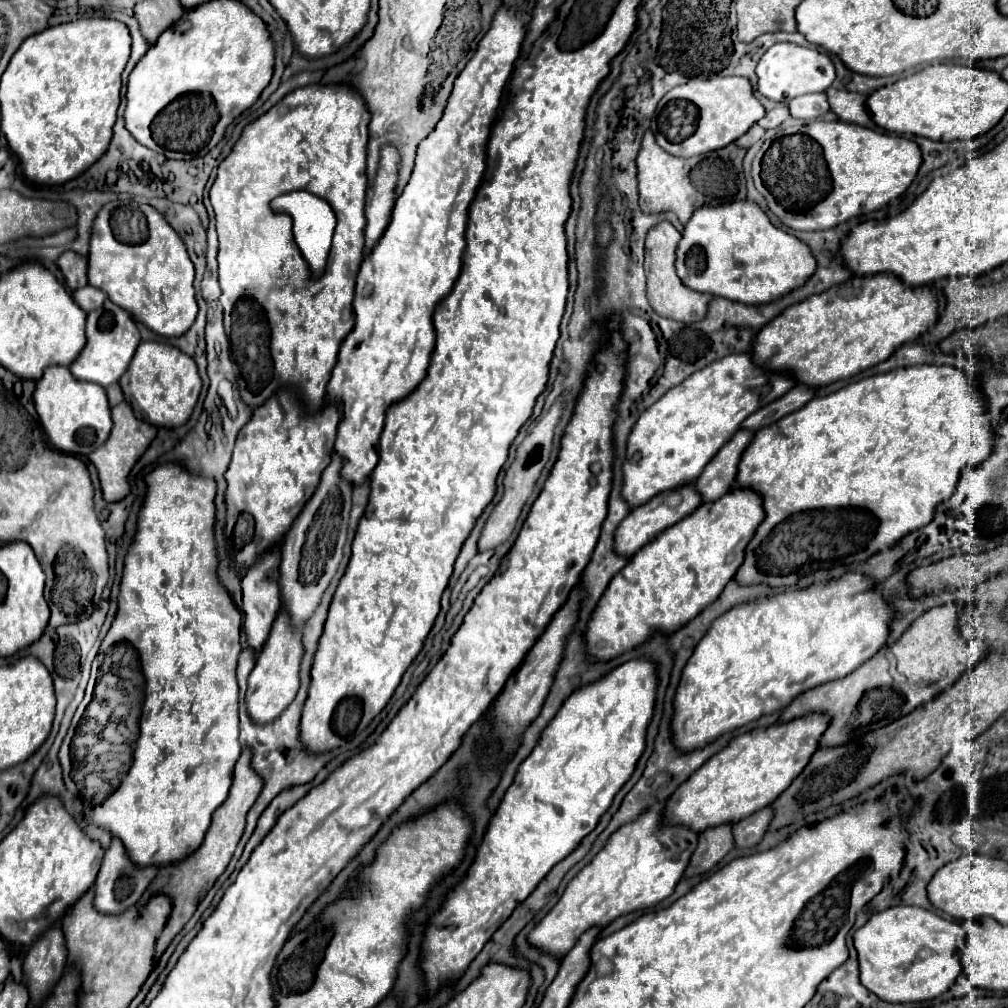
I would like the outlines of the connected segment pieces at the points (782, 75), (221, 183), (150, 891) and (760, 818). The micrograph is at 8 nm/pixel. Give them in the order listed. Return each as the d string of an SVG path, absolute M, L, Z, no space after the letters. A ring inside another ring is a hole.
M777 43L761 57L757 65L757 77L757 91L761 95L765 95L771 101L789 103L789 99L795 99L805 93L825 93L835 81L835 67L831 59L819 53L817 49L799 47L793 43Z
M345 85L301 87L283 97L255 123L247 125L231 155L217 169L217 179L209 195L215 209L219 233L219 301L225 309L225 331L237 373L237 389L241 393L241 401L251 409L263 405L281 387L293 387L307 411L315 413L321 409L327 381L337 363L339 347L355 323L353 293L355 277L363 261L365 229L363 207L367 193L367 123L369 111L365 107L365 101L353 89ZM299 189L325 199L337 215L327 271L321 279L315 281L309 279L307 263L299 255L299 249L293 241L291 219L285 215L275 217L269 211L269 201L273 197ZM263 315L269 325L269 343L265 337Z
M243 751L243 755L239 757L235 769L233 769L233 783L231 783L231 789L229 789L229 795L227 799L223 801L223 805L213 813L213 821L211 821L211 827L205 835L205 841L203 845L193 853L189 855L185 861L181 863L175 863L175 865L169 865L169 867L163 867L153 883L145 889L145 895L139 899L139 907L143 907L147 903L149 897L153 895L169 895L171 903L173 903L173 911L165 923L165 929L161 931L159 939L157 939L157 949L155 949L155 963L159 961L159 957L165 953L165 949L169 947L169 943L173 941L173 937L185 927L185 923L193 917L199 901L207 895L207 891L215 885L215 881L219 879L219 875L227 869L231 857L233 857L233 851L243 835L243 829L245 829L245 817L247 817L247 811L253 807L255 799L259 797L261 793L261 787L263 787L263 781L261 777L251 769L249 765L249 759L251 759L251 753L249 751Z
M765 807L759 809L757 813L741 819L735 827L733 827L733 835L735 835L735 845L737 847L753 847L757 845L763 835L769 829L769 823L773 821L773 807Z

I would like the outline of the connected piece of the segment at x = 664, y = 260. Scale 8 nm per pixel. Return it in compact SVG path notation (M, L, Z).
M663 221L655 229L649 231L647 243L645 243L645 271L647 271L647 297L651 307L667 319L681 321L681 323L697 323L705 317L705 311L709 307L709 299L713 299L707 293L697 293L681 283L675 271L675 251L677 243L681 241L681 233L669 223Z

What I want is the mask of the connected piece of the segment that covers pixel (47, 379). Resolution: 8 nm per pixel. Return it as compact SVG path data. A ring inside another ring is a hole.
M49 367L37 381L33 401L47 437L55 449L71 455L89 455L101 447L105 439L109 439L113 419L107 393L95 383L81 383L73 379L67 367Z

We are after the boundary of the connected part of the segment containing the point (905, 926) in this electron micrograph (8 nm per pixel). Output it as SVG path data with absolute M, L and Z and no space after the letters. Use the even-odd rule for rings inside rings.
M891 907L875 913L853 935L853 941L859 953L861 985L887 1003L915 1003L935 999L949 991L961 975L961 947L965 945L965 929L961 927L961 923L943 919L933 911L921 907Z

